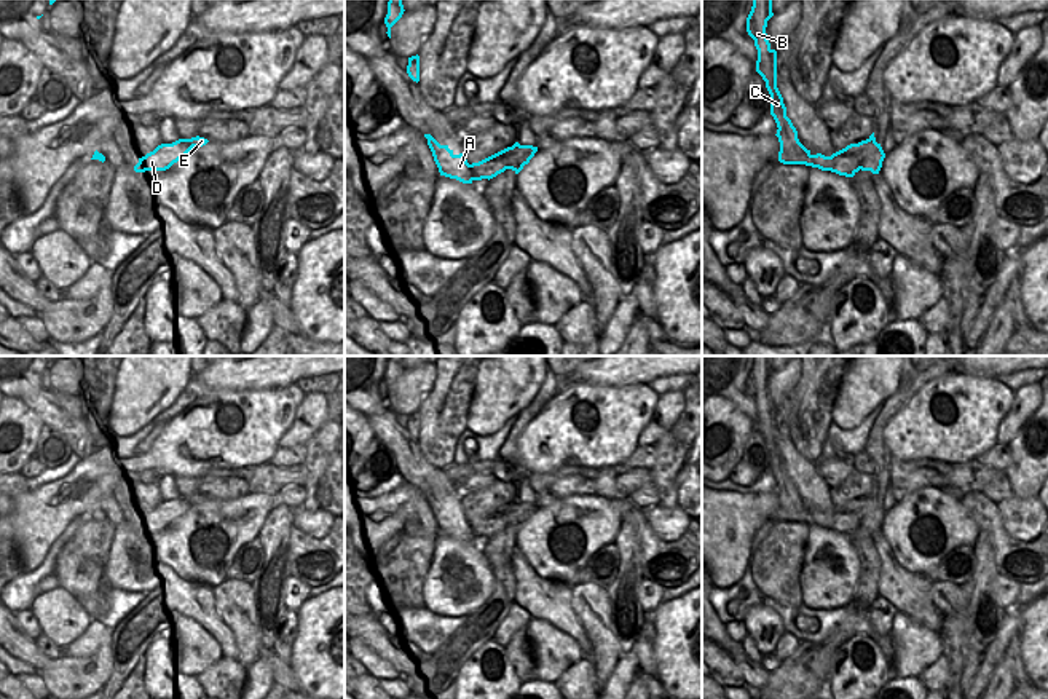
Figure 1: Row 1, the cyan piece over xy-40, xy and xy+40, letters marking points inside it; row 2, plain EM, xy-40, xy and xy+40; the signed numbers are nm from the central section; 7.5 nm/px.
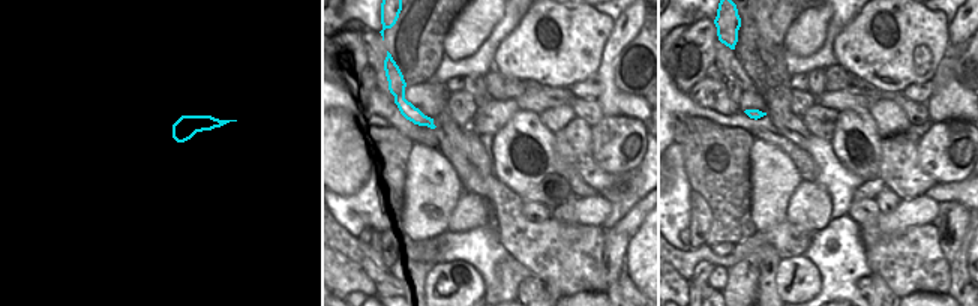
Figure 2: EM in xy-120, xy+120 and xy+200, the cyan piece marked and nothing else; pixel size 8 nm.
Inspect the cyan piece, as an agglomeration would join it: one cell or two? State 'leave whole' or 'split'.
split

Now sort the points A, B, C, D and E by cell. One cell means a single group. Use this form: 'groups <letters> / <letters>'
groups A D E / B C

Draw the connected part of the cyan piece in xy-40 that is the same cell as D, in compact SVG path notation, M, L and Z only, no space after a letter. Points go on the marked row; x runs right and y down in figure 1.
M196 136L196 137L191 137L191 139L179 139L172 144L161 144L153 152L139 158L139 163L134 166L134 171L136 172L166 171L174 163L185 158L187 153L193 147L203 147L207 142L209 142L207 139Z

